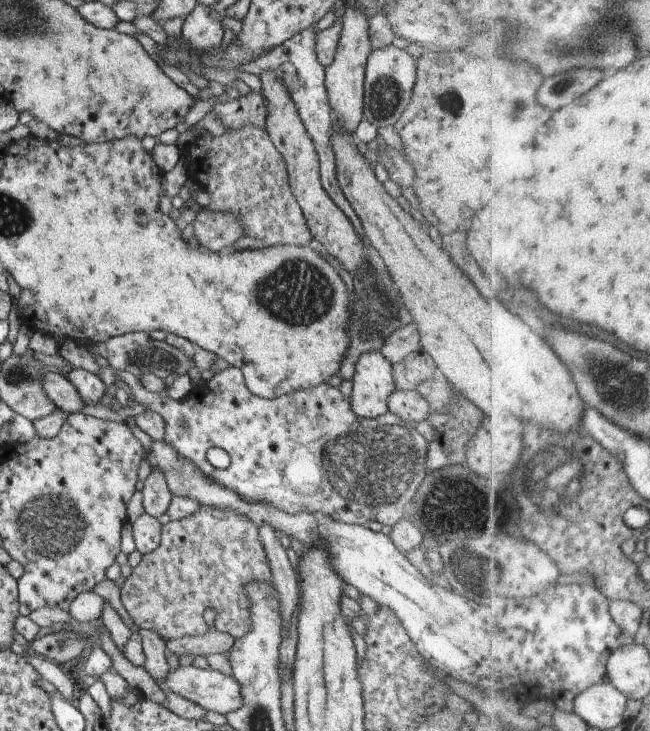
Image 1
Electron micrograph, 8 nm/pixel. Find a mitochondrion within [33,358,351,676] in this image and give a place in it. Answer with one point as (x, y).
(67, 642)

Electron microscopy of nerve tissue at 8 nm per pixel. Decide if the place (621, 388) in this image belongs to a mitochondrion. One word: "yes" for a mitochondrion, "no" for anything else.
yes

